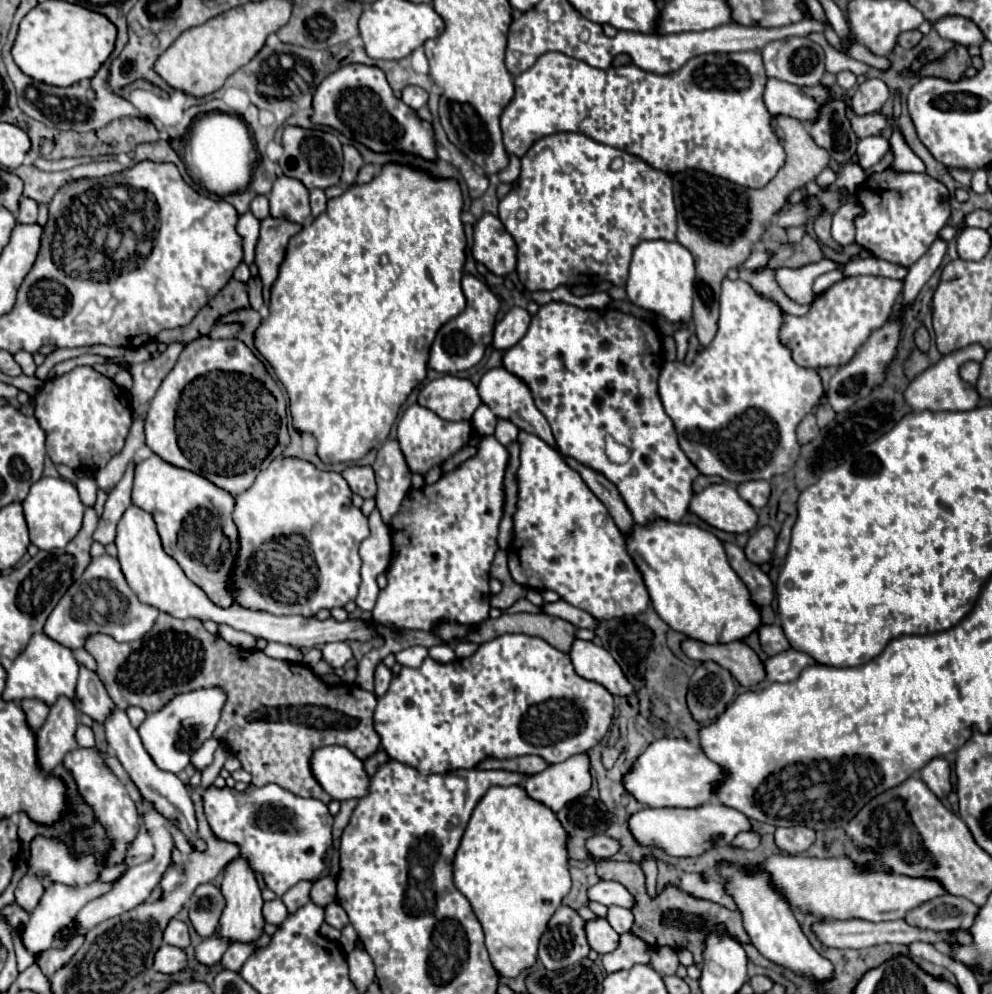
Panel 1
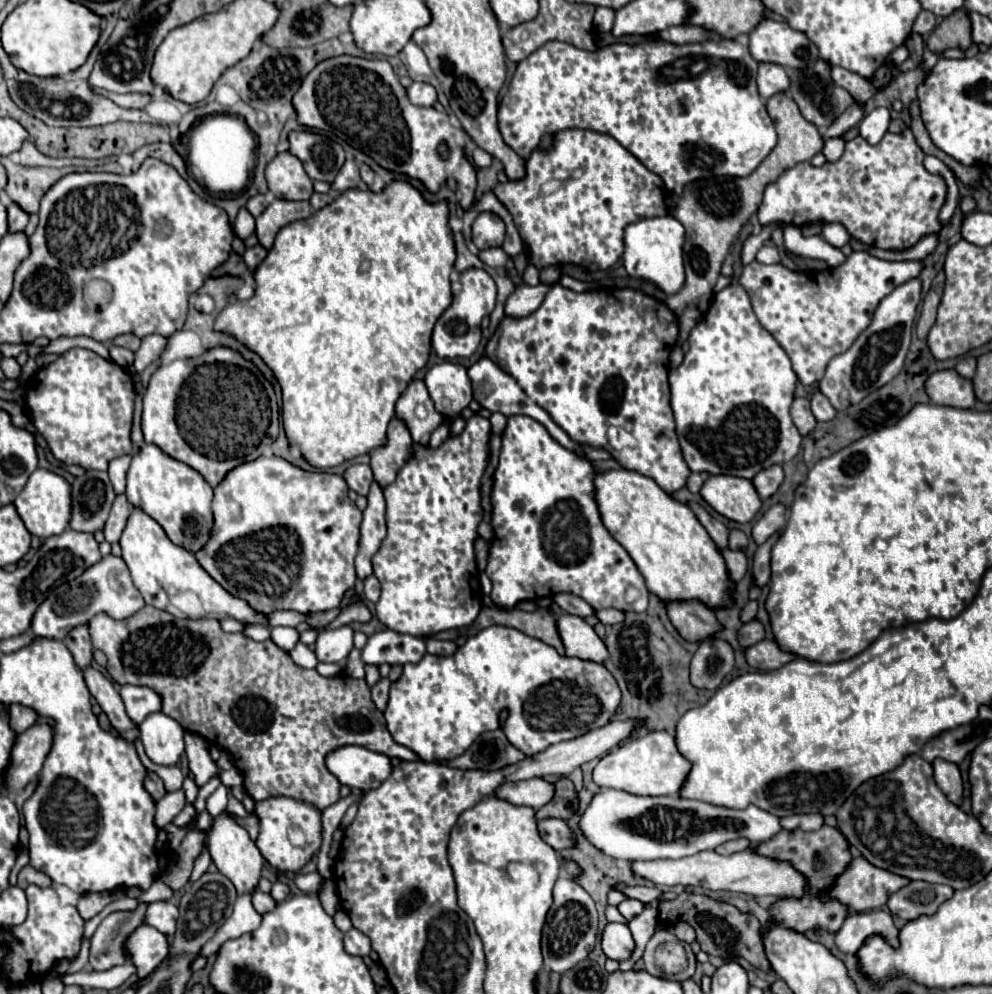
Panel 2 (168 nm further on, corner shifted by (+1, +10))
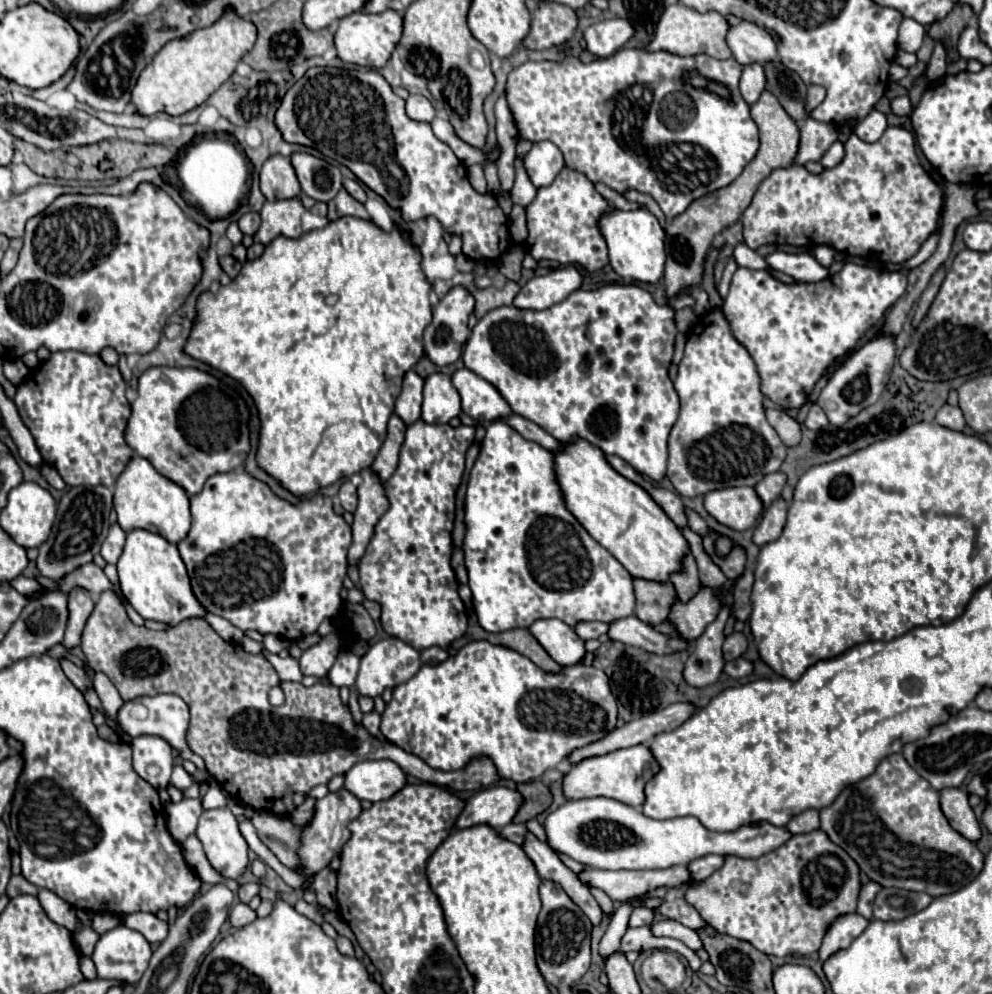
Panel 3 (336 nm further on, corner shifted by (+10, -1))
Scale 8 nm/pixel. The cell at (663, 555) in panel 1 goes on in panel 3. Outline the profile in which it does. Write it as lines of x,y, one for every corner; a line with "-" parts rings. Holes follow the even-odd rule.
576,438
574,442
564,442
562,452
554,454
554,478
560,486
566,508
586,528
586,532
600,546
604,546
632,576
642,574
642,578
666,578
668,580
672,572
680,570
680,558
684,558
684,554
688,554
690,550
678,526
674,526
674,522
670,522
670,518
666,518
666,514
662,514
662,510
654,506
654,500
650,498
650,494
646,494
646,490
622,478
622,474
618,474
608,464
606,454
598,446
582,438

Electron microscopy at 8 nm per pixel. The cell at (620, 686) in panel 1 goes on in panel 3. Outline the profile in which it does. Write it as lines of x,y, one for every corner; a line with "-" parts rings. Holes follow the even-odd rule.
558,618
534,620
528,630
560,666
574,666
586,656
584,642

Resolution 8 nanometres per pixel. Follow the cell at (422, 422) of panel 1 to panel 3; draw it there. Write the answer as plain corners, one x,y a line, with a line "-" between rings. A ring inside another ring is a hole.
410,370
404,376
402,392
396,400
396,414
410,426
410,422
416,422
420,418
420,406
422,406
422,386
424,378
418,376
416,370

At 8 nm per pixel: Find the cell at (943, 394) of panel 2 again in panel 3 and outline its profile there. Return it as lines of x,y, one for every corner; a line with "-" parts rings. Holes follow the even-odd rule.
944,404
938,414
936,414
936,424
944,426
944,428
950,428
950,430
956,430
956,432
962,432
966,422
964,422
964,414
960,408
956,406
950,406
950,404

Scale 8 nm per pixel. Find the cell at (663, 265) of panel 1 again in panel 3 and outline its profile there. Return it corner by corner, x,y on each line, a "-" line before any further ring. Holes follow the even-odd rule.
612,206
612,210
600,214
596,226
608,244
608,260
618,276
622,276
624,280
650,282
650,284
662,280
666,262
664,230
652,212
648,212
646,208
626,212

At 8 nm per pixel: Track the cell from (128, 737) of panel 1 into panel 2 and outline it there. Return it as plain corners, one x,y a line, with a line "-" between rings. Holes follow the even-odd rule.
89,667
85,671
85,683
91,691
91,695
97,699
97,703
101,705
101,709
107,713
113,729
119,731
119,735
129,741
135,743
141,735
139,735
139,727
129,719
123,699
117,691
117,687
113,685
113,681
109,681
107,677
103,677
97,669

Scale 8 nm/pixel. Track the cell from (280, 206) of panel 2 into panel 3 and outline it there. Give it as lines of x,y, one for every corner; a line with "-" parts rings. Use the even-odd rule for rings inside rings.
290,198
290,200
274,200
274,202
264,202
260,216
262,224
258,234
254,236
254,242
260,244
270,244
278,236
286,238
300,238
304,234
302,230
302,214
304,206
300,198

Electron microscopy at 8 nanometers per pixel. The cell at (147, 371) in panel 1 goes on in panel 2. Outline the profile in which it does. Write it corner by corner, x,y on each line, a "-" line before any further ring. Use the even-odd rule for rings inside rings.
109,347
109,353
117,365
133,365
133,359
135,359
133,351
123,349
123,347

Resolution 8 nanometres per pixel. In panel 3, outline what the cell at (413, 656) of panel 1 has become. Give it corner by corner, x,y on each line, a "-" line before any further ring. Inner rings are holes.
386,638
380,640
376,644
372,644
368,648
368,652
362,656
360,660
360,672
356,676
354,682
354,690
358,696
368,696
368,698
376,698
384,692
384,688
396,688
400,684
404,684
406,680
410,680
418,670
420,670
422,662
420,662
420,652
414,650
410,644
402,642
400,638

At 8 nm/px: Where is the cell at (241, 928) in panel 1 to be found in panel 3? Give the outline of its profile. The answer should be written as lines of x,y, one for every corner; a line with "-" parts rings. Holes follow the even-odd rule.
228,808
204,810
196,836
210,864
226,878
238,878
248,866
248,844
238,830
236,816

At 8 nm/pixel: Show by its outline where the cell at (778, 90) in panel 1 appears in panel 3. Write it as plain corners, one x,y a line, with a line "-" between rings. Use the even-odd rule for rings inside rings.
748,64
742,68
742,76
740,76
740,92
742,92
742,98
748,102
748,104
754,104
762,90
766,88
766,76
764,76
764,70
760,64

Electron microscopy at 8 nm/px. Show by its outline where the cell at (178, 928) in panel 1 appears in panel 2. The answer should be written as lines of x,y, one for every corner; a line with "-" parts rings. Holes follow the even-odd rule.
159,901
159,903
149,903
147,907
147,925
159,929
165,935
175,935
175,923
177,923
179,911
173,903
169,901

